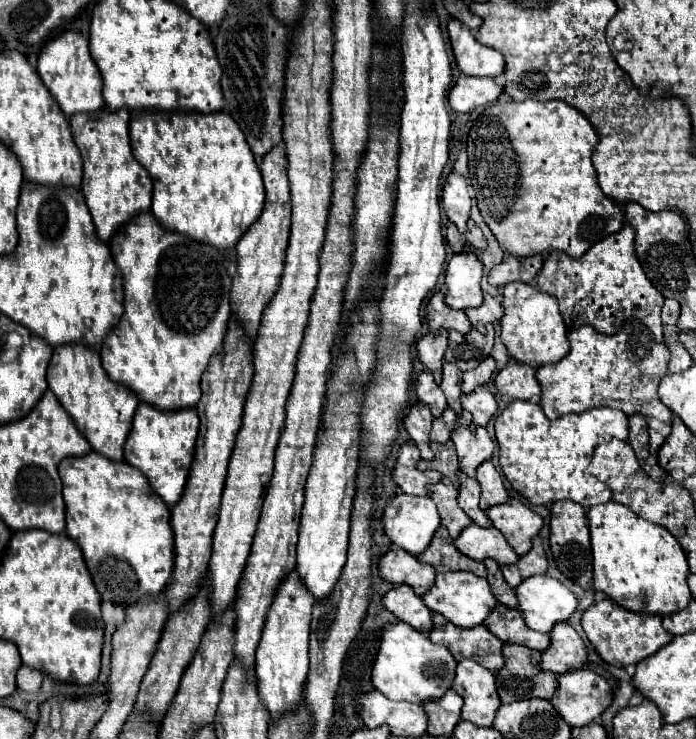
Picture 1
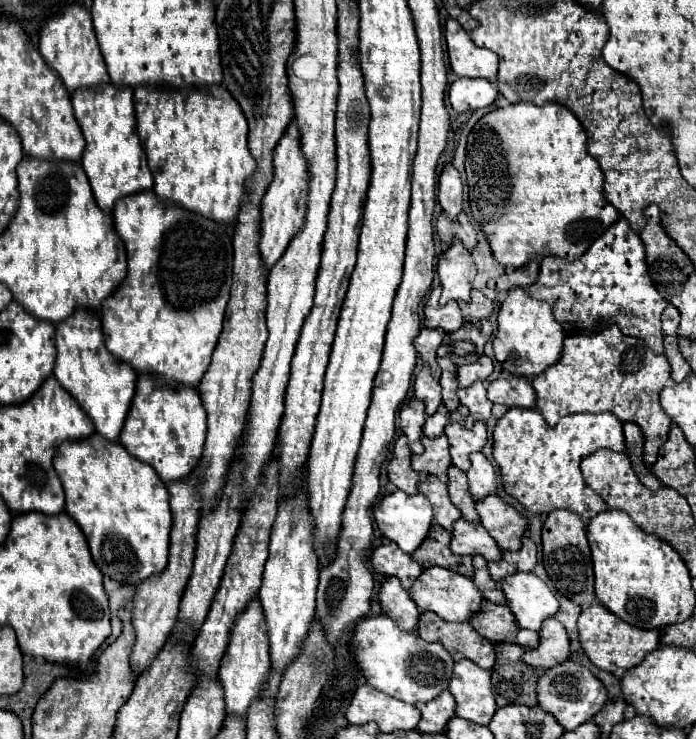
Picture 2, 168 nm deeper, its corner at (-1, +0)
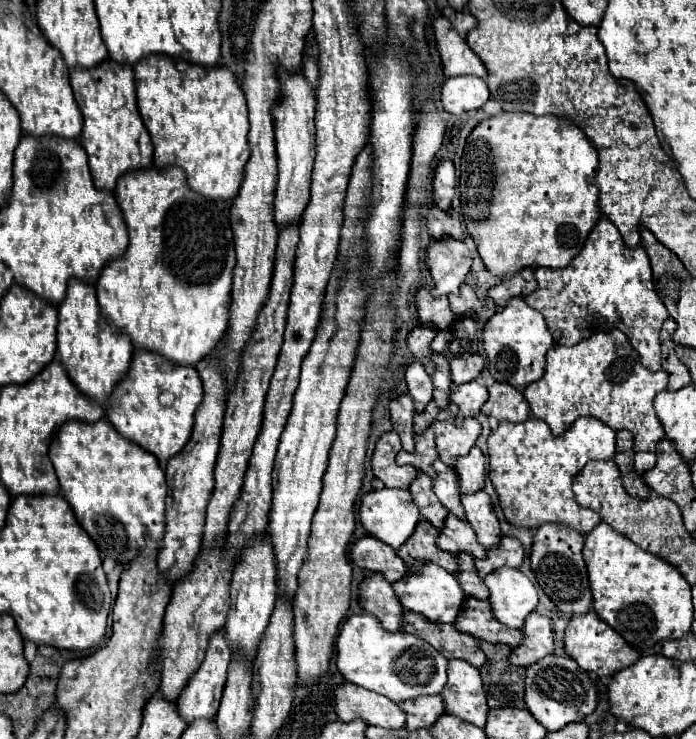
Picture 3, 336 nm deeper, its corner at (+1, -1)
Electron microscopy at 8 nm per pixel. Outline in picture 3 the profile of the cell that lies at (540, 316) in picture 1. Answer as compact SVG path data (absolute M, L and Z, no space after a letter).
M520 296L510 298L506 308L500 308L484 326L484 350L488 356L488 368L498 382L524 388L530 382L536 382L544 374L544 356L552 348L552 336L544 322L544 316L530 308Z

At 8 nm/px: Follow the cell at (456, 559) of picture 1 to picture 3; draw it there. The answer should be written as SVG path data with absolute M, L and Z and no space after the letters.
M424 518L420 520L420 524L416 526L414 534L406 540L406 544L402 544L402 548L398 550L398 556L404 558L404 562L408 566L412 566L414 562L418 566L434 562L438 566L442 566L444 570L448 570L450 574L458 574L458 558L450 552L444 552L436 546L436 538L438 538L438 530L434 526L430 526L430 522L426 522Z

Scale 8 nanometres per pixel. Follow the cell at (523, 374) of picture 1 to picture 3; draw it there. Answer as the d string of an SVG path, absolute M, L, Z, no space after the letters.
M494 382L488 386L488 392L490 392L490 398L482 406L484 414L494 416L500 422L502 420L522 422L528 418L530 408L528 408L524 394L518 388L506 384L506 382Z

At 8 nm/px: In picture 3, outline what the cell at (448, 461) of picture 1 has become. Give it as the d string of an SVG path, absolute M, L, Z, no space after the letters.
M428 428L428 430L424 430L422 434L416 434L414 442L416 442L416 452L408 454L408 452L402 450L402 452L398 454L396 462L398 462L398 464L410 464L410 466L414 466L416 470L422 470L422 472L430 474L432 478L436 478L436 470L432 468L432 464L434 464L440 456L438 456L436 442L434 442L434 430Z

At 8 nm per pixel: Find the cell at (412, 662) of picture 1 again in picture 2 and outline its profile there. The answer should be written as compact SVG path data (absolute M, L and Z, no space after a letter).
M386 615L364 617L364 621L358 621L350 645L354 661L358 663L366 681L374 689L392 695L404 703L414 705L418 701L424 703L432 701L450 683L452 665L454 665L450 653L442 645L428 643L416 633L400 631L396 623Z

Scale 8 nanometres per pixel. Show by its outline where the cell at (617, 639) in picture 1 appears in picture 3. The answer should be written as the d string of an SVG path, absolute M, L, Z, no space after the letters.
M594 610L586 614L572 616L566 636L564 636L564 648L566 652L578 662L578 666L586 672L594 672L598 676L612 676L618 670L624 670L626 666L632 666L642 654L630 646L622 636L618 636Z

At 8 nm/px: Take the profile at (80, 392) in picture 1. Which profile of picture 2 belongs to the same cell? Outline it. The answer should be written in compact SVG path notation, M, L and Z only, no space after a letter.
M72 313L64 325L56 325L56 349L58 357L54 375L60 385L80 403L102 437L118 441L134 397L138 377L136 371L124 365L124 361L116 361L116 357L108 353L102 339L100 319L98 315L92 317L92 313Z

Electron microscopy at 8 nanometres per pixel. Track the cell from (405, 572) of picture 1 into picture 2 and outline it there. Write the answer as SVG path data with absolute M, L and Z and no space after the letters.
M394 543L376 547L370 555L370 561L378 573L398 577L400 583L404 585L404 589L410 587L422 573L422 567L416 561L412 561L410 555L400 551Z

